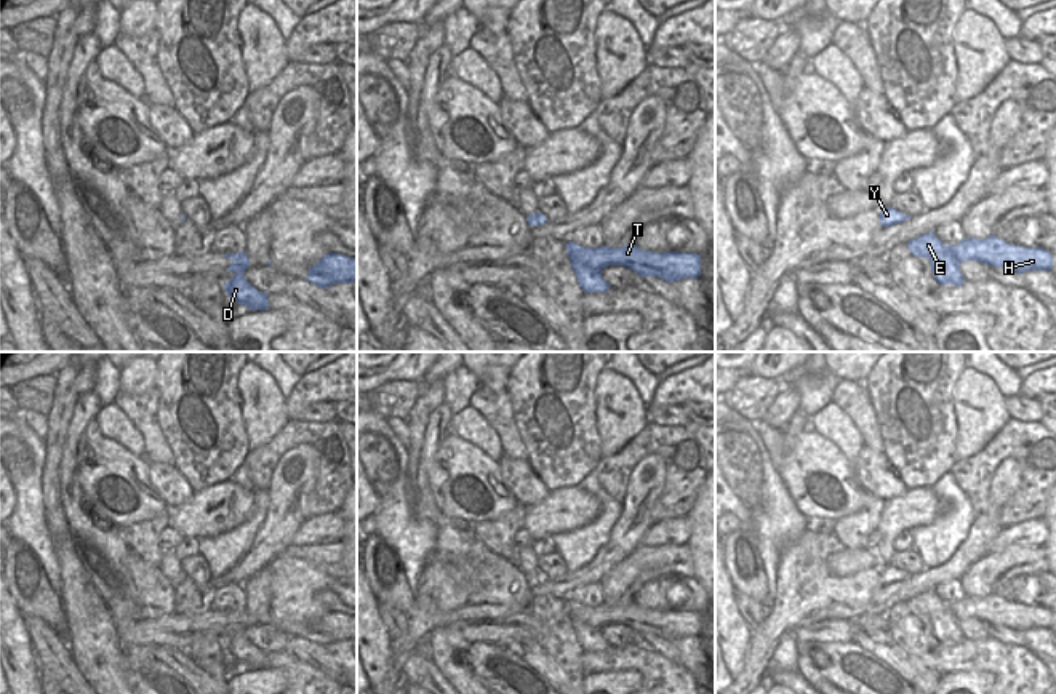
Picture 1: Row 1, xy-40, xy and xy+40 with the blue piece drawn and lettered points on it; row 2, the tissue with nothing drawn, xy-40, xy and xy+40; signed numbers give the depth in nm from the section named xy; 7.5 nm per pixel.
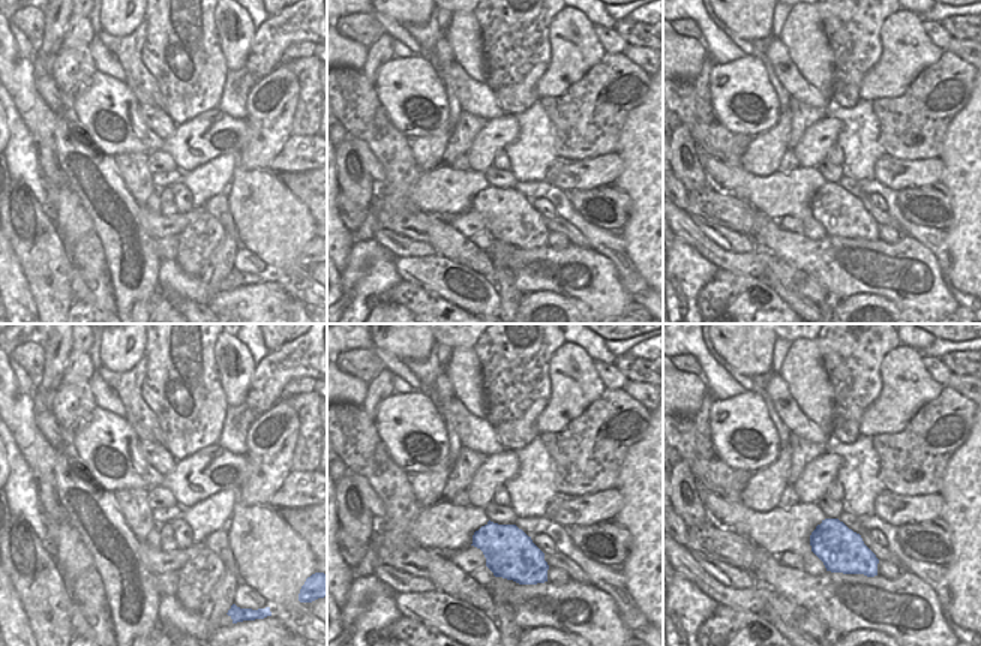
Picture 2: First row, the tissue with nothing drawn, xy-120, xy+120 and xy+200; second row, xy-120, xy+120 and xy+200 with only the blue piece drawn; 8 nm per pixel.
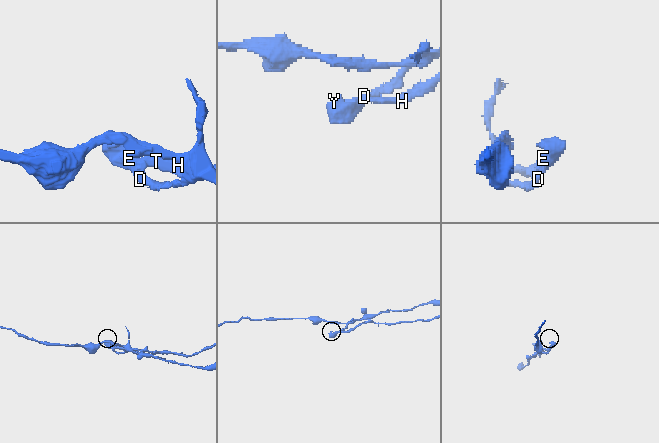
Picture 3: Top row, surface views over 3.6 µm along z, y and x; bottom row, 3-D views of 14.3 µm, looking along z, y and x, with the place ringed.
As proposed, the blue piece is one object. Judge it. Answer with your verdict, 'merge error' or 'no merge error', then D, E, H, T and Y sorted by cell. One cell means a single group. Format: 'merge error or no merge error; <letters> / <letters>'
merge error; D E Y / H T

